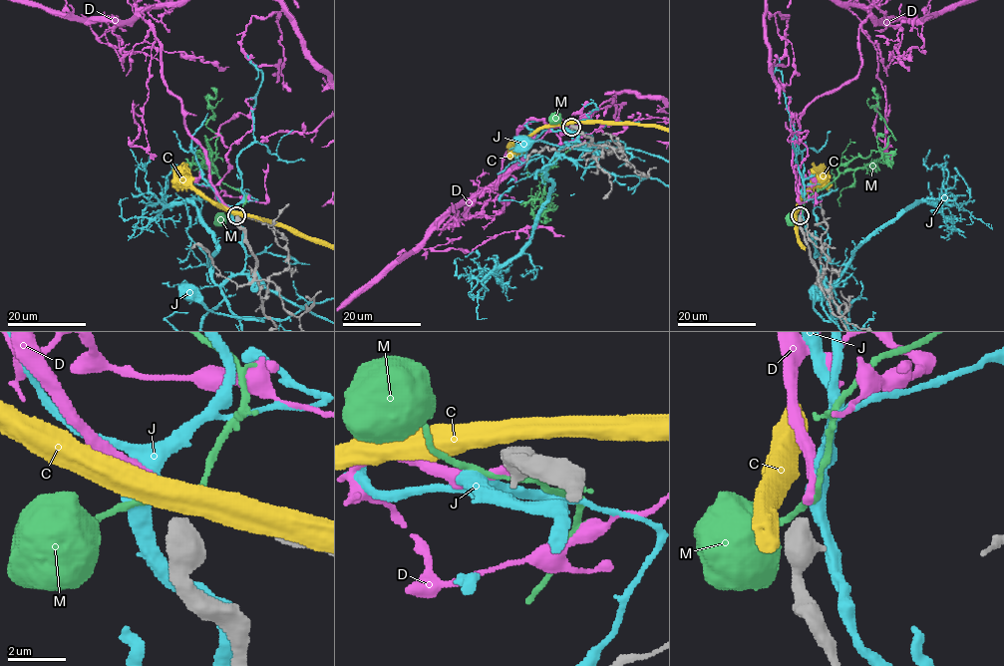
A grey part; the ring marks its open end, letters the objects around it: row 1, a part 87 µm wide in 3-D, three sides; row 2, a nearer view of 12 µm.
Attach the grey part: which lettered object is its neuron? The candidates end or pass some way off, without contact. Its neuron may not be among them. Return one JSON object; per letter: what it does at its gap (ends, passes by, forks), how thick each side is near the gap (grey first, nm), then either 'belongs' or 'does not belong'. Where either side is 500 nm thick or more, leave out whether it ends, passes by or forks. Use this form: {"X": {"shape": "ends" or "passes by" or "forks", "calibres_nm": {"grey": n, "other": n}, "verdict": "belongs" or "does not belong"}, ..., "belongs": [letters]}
{"C": {"calibres_nm": {"grey": 600, "other": 500}, "verdict": "does not belong"}, "D": {"calibres_nm": {"grey": 600, "other": 420}, "verdict": "belongs"}, "J": {"calibres_nm": {"grey": 600, "other": 480}, "verdict": "does not belong"}, "M": {"calibres_nm": {"grey": 600, "other": 170}, "verdict": "does not belong"}, "belongs": ["D"]}

